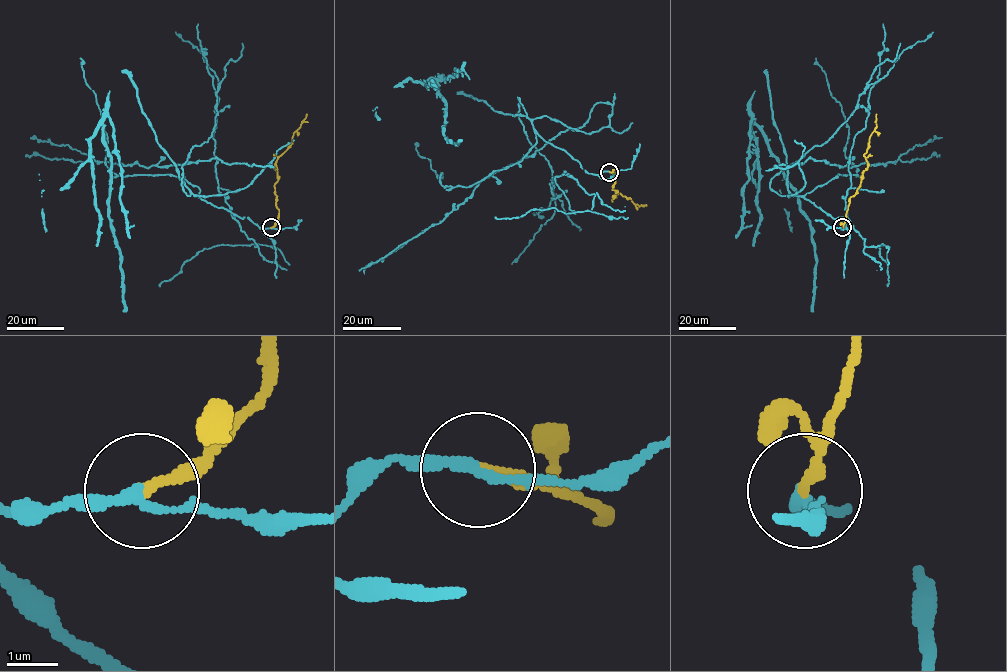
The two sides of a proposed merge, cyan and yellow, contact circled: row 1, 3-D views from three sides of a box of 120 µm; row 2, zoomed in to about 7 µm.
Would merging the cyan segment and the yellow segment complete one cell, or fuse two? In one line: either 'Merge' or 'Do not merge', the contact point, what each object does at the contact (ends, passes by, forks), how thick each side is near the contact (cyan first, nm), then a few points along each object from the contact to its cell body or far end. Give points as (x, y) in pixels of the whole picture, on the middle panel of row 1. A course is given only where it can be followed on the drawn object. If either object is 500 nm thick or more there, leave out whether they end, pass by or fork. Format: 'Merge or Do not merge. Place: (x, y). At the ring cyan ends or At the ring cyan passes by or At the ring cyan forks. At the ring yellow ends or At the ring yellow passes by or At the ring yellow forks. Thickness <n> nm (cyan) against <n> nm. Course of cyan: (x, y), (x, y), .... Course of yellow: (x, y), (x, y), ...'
Do not merge. Place: (609, 172). At the ring cyan passes by. At the ring yellow ends. Thickness 190 nm (cyan) against 200 nm. Course of cyan: (609, 171), (589, 174), (545, 141), (518, 97), (551, 198), (551, 179), (566, 174), (593, 206), (495, 217). Course of yellow: (609, 171), (617, 176), (612, 188), (616, 191), (613, 197), (620, 193), (639, 206), (646, 206)

